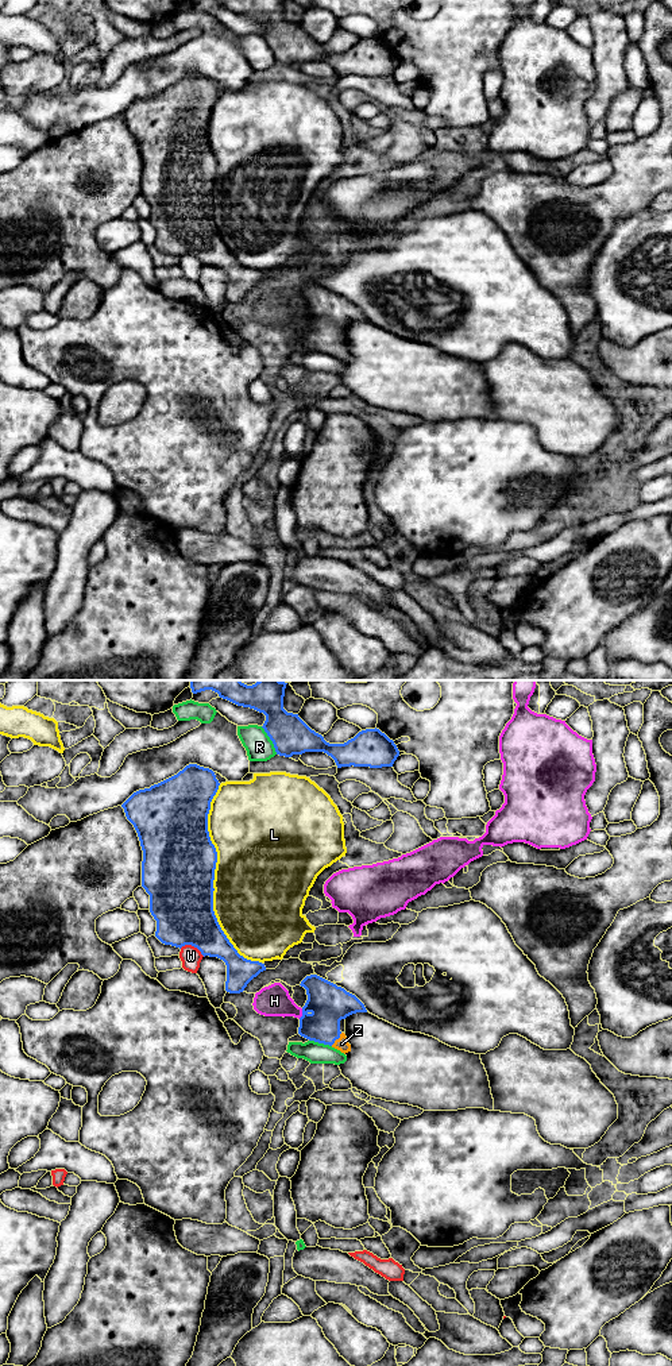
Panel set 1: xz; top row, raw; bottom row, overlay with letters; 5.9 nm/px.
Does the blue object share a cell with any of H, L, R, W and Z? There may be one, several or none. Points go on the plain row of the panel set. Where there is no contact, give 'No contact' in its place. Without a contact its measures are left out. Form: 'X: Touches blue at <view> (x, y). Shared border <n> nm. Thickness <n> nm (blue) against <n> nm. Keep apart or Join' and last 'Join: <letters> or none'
H: Touches blue at xz (302, 323). Shared border 70 nm. Thickness 240 nm (blue) against 190 nm. Keep apart
L: Touches blue at xz (213, 188). Shared border 1100 nm. Thickness 440 nm (blue) against 500 nm. Keep apart
R: Touches blue at xz (270, 47). Shared border 190 nm. Thickness 220 nm (blue) against 160 nm. Keep apart
W: Touches blue at xz (192, 254). Shared border 160 nm. Thickness 360 nm (blue) against 120 nm. Keep apart
Z: Touches blue at xz (336, 347). Shared border 100 nm. Thickness 240 nm (blue) against 80 nm. Join
Join: Z

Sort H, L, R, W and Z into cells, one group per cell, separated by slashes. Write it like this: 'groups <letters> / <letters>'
groups H / L / R / W / Z

